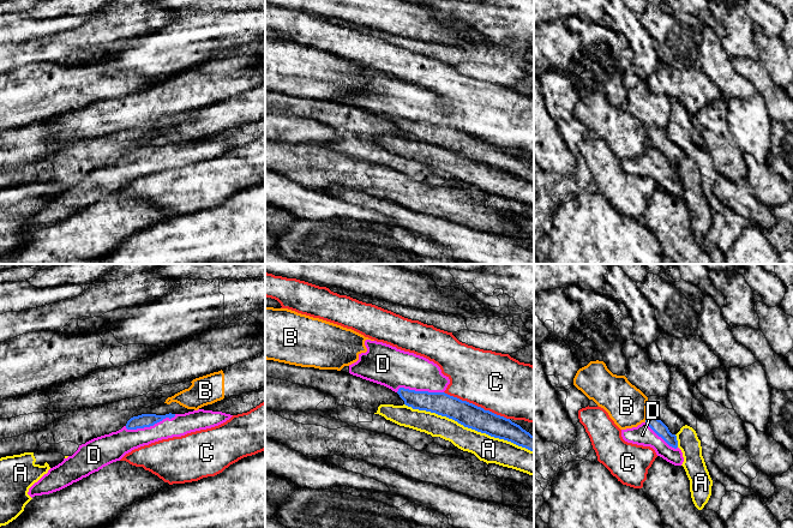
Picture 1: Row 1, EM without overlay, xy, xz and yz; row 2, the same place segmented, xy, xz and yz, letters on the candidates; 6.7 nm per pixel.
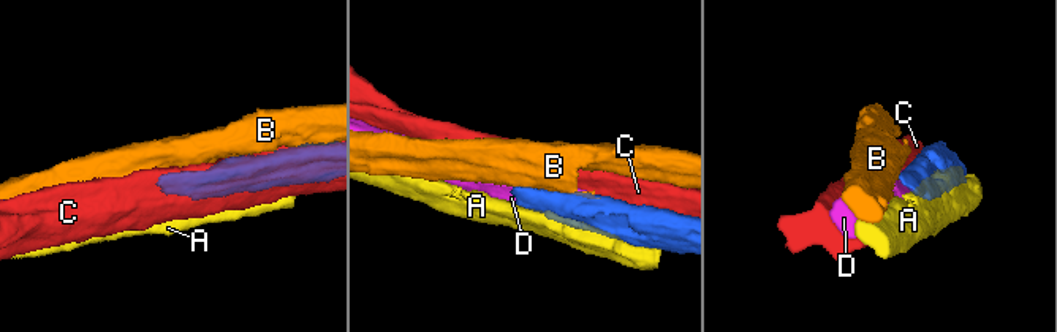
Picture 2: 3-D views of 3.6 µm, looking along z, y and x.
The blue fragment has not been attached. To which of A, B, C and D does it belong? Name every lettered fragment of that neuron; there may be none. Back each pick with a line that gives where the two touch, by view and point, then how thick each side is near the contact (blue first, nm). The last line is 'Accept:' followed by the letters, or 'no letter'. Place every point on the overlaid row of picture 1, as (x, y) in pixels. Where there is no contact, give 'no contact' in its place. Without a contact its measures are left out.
D: meets blue in xy at (150, 425); 100 nm thick on the blue side, 170 nm on the other
Accept: D

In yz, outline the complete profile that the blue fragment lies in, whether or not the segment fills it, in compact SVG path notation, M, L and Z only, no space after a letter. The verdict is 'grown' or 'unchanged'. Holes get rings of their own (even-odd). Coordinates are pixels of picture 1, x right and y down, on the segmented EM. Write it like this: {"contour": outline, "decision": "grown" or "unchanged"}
{"contour": "M653 415L637 427L621 430L621 437L627 443L653 448L657 456L674 466L681 466L684 462L677 436L672 434L668 427Z", "decision": "grown"}

